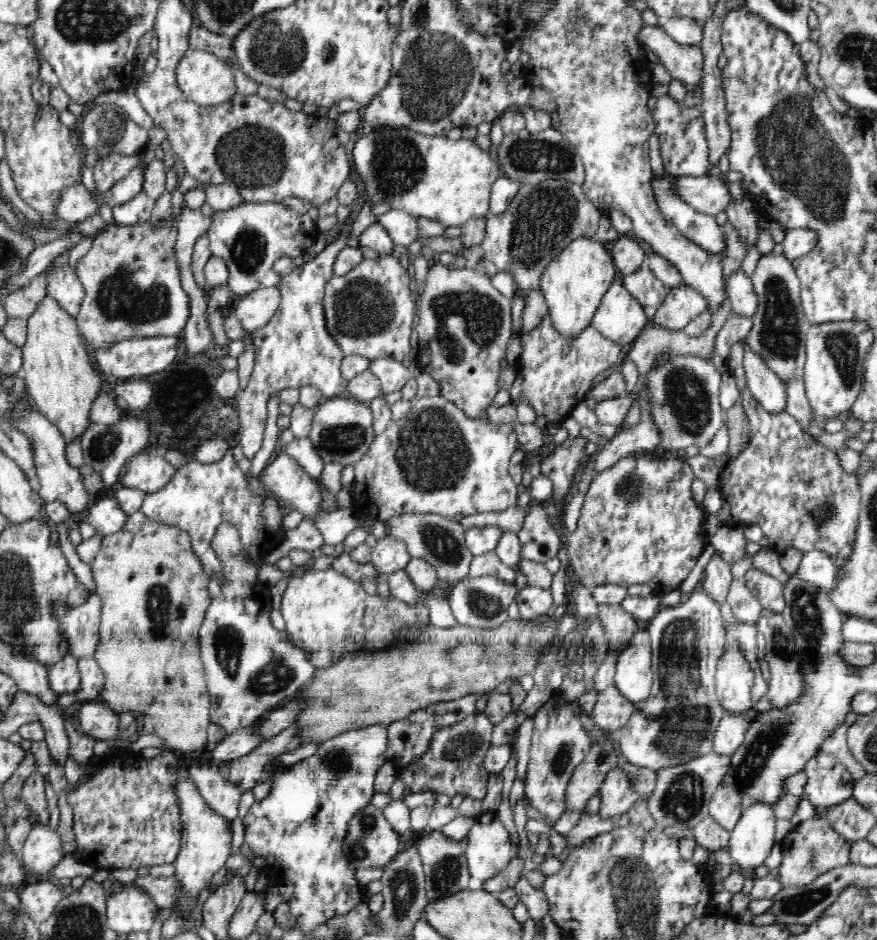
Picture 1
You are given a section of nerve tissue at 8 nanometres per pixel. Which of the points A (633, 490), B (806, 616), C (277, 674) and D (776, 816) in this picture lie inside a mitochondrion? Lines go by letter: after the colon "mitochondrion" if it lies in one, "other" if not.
A: mitochondrion
B: mitochondrion
C: mitochondrion
D: other

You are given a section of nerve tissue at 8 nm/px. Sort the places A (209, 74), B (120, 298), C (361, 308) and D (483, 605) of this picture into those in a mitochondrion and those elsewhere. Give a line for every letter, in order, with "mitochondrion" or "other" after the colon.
A: other
B: mitochondrion
C: mitochondrion
D: mitochondrion

